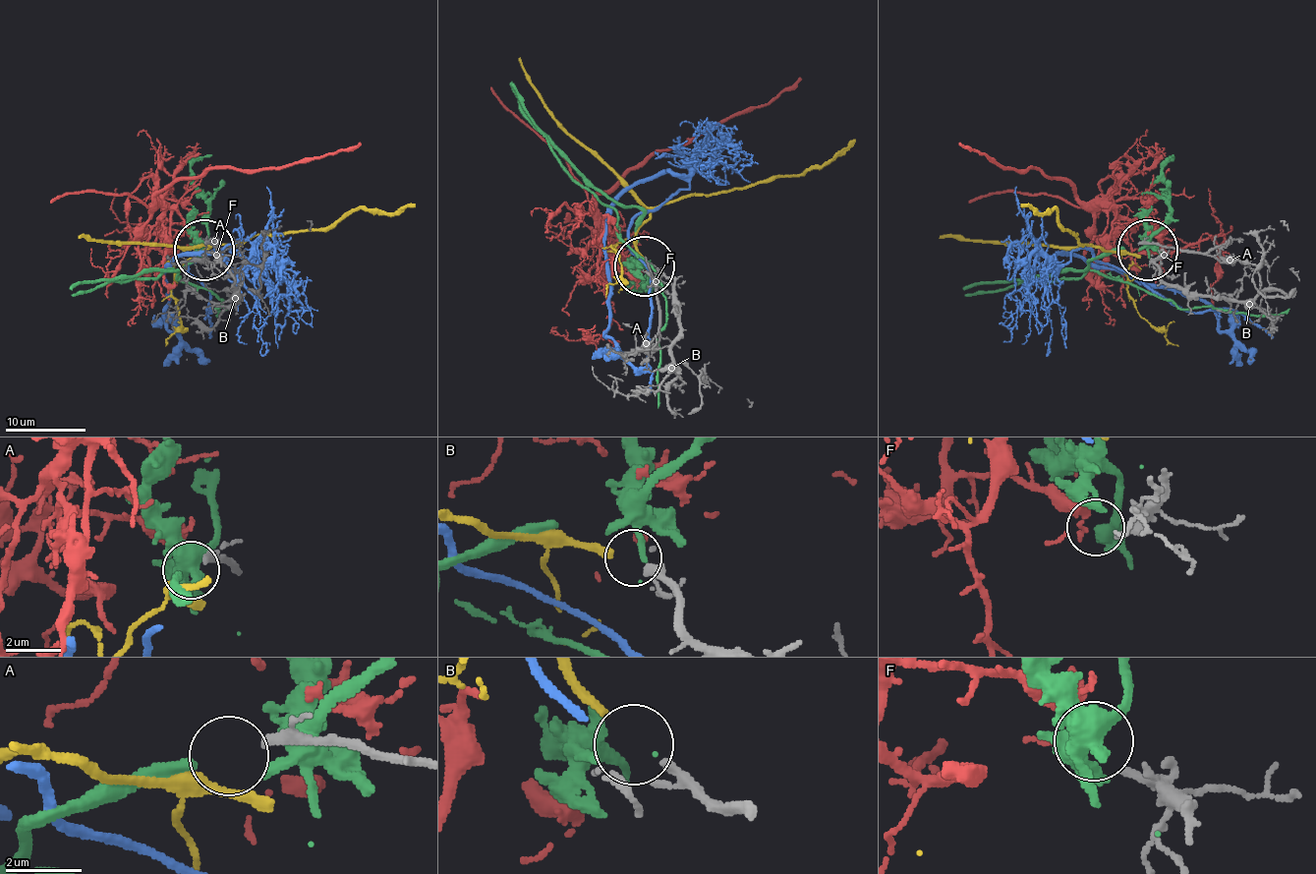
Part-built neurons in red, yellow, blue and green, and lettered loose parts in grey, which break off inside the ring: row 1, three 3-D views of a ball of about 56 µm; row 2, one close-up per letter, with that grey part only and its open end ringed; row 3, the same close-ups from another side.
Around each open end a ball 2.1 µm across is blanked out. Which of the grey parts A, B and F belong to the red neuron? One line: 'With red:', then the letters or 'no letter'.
With red: F

